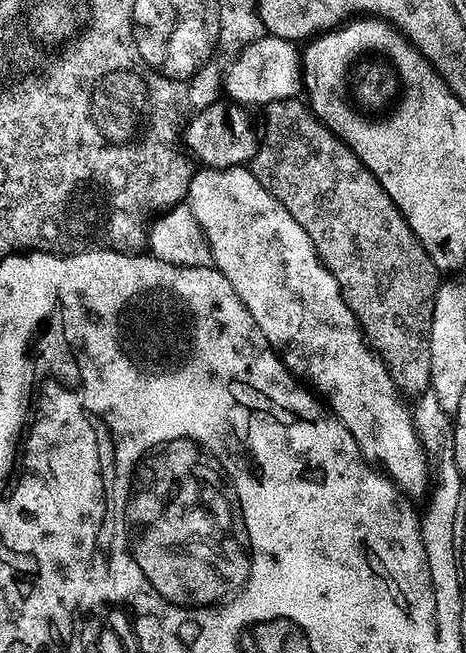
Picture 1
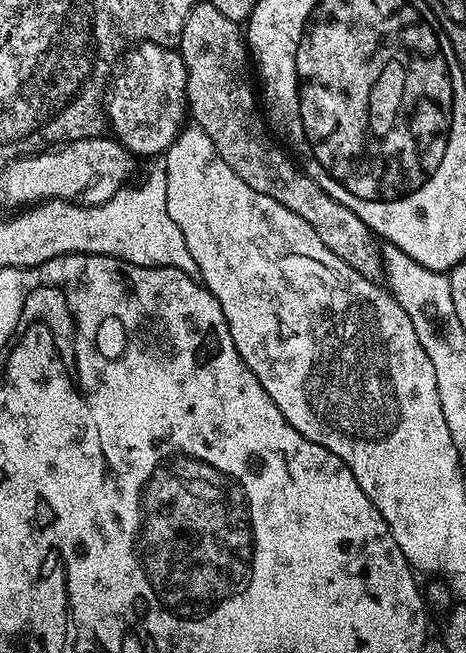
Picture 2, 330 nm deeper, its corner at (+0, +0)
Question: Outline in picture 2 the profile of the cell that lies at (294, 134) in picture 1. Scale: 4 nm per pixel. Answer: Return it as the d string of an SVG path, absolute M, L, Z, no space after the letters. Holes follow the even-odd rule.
M197 2L190 10L182 26L178 51L188 69L184 95L191 119L214 142L220 157L254 190L274 198L286 210L294 210L298 218L310 222L314 234L342 262L346 262L358 274L368 280L379 281L386 269L381 253L372 245L374 233L342 202L330 198L322 186L308 177L308 173L292 165L292 160L268 137L264 129L265 117L258 107L258 96L248 85L250 49L245 33L237 21L226 18L211 2ZM256 104L257 108L256 109ZM260 111L260 112L259 112ZM261 116L261 117L260 117Z

